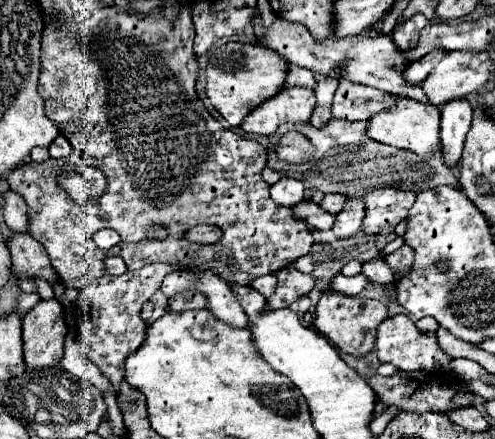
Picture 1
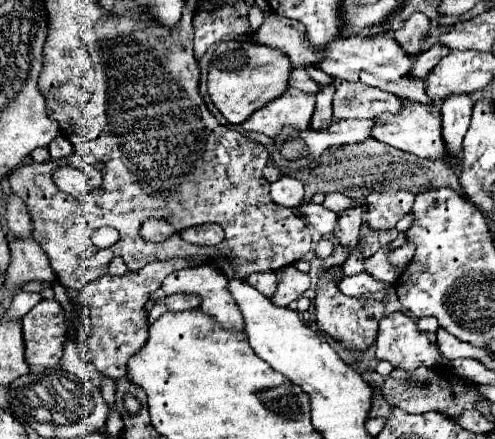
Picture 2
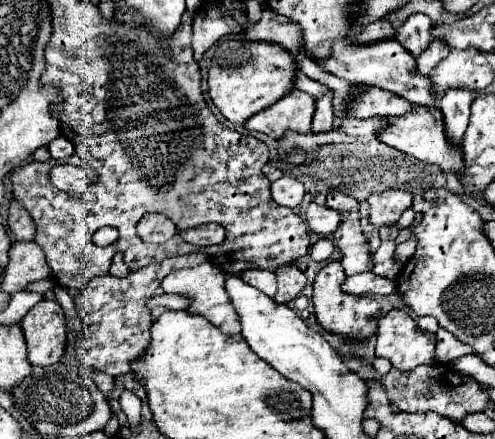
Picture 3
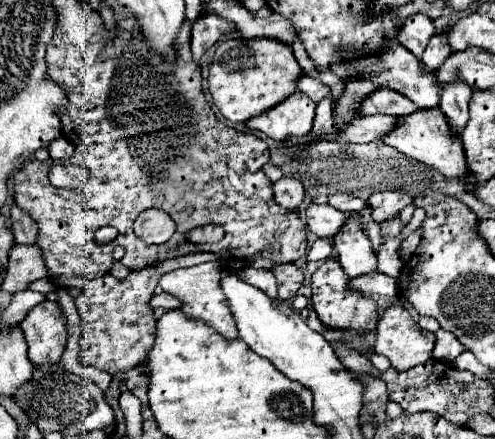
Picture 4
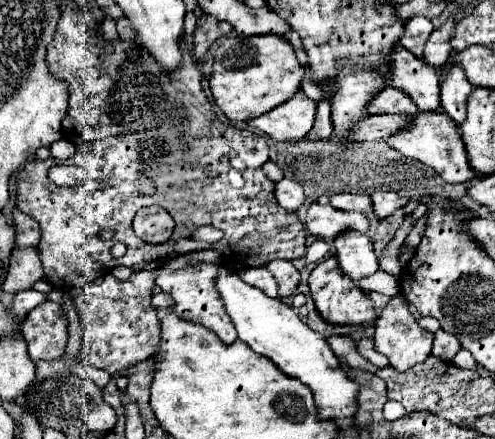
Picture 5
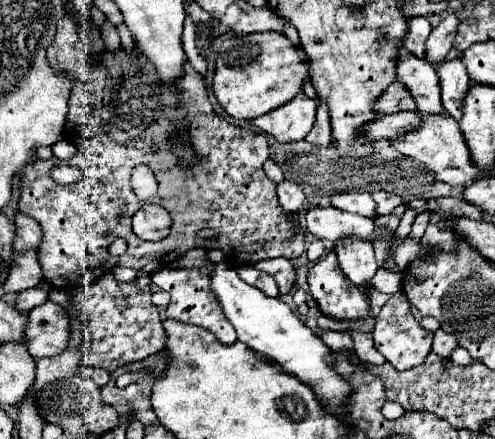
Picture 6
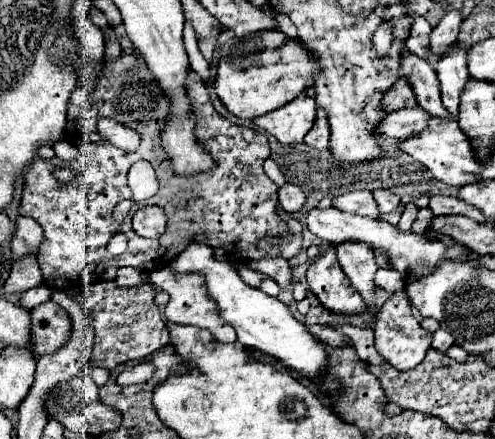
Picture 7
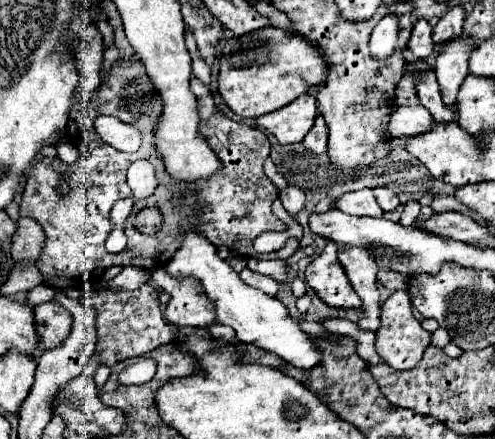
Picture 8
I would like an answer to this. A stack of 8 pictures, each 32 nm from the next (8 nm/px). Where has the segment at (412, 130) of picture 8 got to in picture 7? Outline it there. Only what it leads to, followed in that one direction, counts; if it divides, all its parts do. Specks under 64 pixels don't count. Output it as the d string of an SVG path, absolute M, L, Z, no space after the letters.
M404 108L400 112L386 114L384 120L376 124L374 132L378 136L390 136L396 140L404 140L404 136L418 132L418 128L424 126L424 120L428 120L428 112L424 112L422 108Z

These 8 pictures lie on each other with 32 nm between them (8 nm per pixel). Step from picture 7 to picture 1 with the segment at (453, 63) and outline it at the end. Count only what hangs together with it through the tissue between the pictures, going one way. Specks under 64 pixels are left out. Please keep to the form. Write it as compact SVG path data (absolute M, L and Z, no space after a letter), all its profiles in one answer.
M464 98L452 100L450 104L442 106L440 140L442 140L442 160L448 168L456 168L460 164L470 124L472 124L472 108L464 104Z

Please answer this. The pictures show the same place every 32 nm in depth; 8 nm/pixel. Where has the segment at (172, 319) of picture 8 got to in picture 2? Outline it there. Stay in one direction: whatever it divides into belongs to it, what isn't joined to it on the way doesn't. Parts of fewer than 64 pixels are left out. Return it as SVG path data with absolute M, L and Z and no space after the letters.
M208 264L168 274L162 282L162 290L200 294L204 300L200 306L202 312L208 312L216 322L224 324L224 328L228 330L244 328L244 316L228 290L228 280Z

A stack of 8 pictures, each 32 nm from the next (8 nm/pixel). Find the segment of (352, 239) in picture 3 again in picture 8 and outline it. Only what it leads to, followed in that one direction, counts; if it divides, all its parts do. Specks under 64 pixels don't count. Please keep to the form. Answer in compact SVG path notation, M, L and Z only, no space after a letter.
M340 246L338 260L344 266L348 280L352 282L356 294L362 298L364 318L358 322L360 328L376 332L380 324L380 304L378 304L378 284L376 284L376 260L364 246Z

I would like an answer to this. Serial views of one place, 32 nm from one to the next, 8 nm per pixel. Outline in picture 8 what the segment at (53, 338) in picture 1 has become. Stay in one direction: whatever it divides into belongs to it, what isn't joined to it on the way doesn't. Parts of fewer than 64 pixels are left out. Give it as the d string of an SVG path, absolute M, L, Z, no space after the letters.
M52 300L34 308L34 326L40 338L40 352L48 352L68 338L72 318L60 304Z

